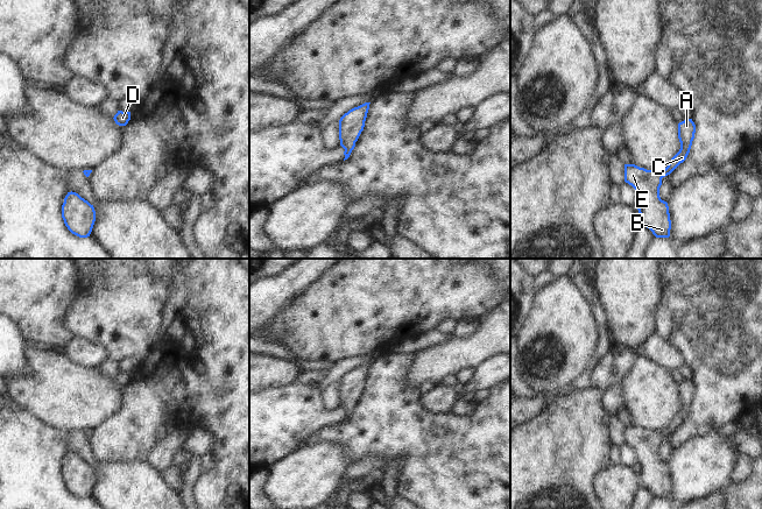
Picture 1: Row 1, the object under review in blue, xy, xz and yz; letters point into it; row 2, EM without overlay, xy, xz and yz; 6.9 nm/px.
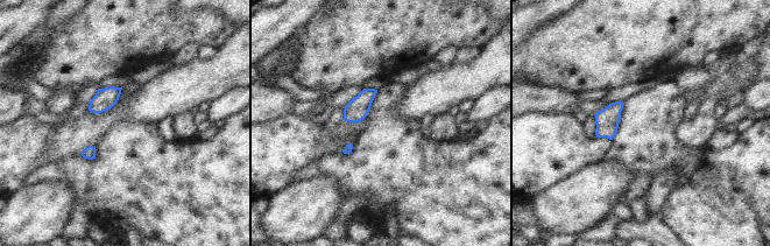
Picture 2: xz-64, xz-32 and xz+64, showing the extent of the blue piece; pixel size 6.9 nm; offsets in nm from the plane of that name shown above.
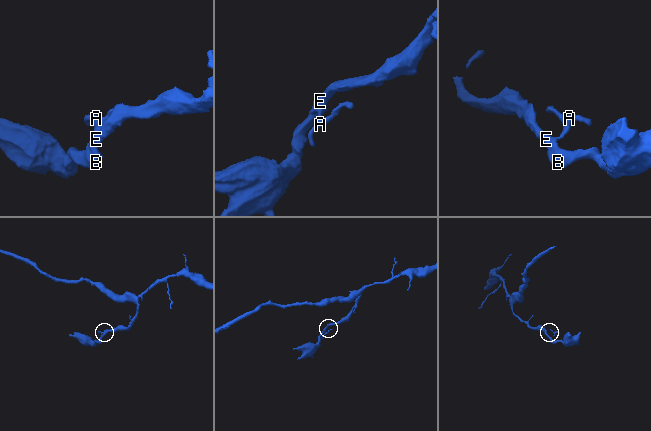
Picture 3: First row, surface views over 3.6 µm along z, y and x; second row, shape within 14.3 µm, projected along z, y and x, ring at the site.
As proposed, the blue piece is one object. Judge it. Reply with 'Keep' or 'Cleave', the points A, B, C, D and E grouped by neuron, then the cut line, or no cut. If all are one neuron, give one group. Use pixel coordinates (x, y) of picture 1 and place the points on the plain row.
Keep. Groups: A B C D E. No split

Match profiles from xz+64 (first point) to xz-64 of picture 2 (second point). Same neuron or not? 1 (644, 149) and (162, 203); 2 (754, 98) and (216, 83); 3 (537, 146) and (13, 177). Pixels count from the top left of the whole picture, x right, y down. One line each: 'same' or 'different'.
1: same
2: different
3: same

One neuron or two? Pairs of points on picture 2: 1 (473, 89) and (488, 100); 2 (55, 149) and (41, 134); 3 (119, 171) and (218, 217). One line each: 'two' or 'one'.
1: two
2: two
3: one

